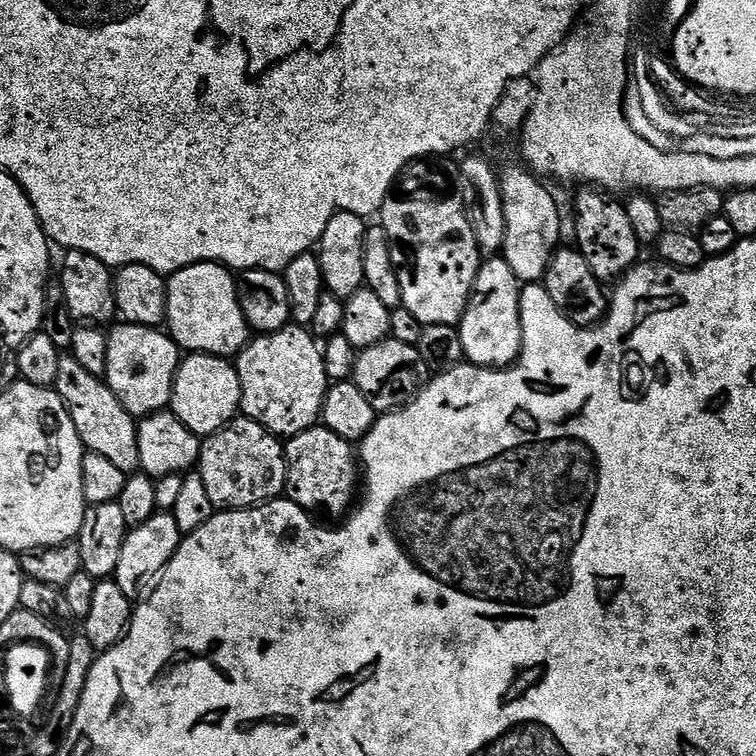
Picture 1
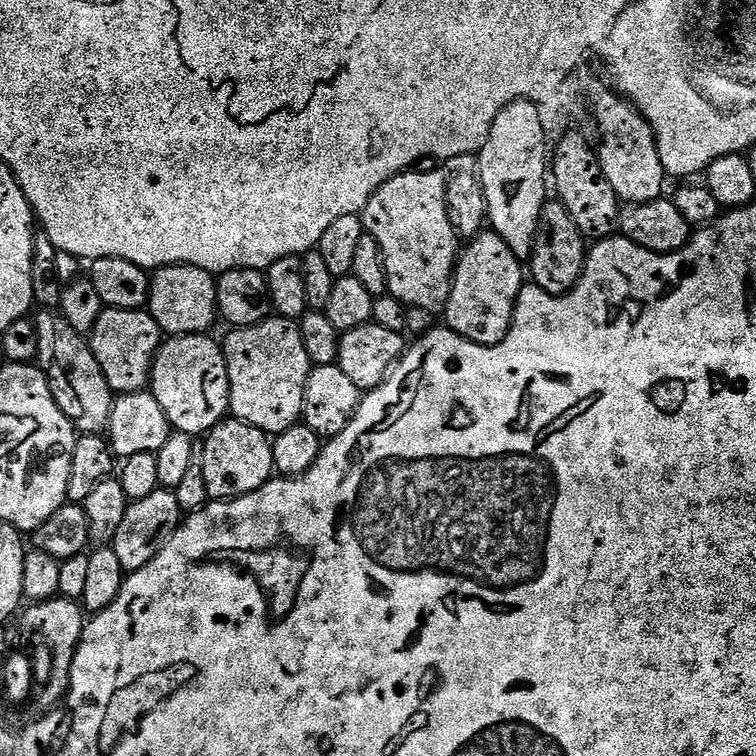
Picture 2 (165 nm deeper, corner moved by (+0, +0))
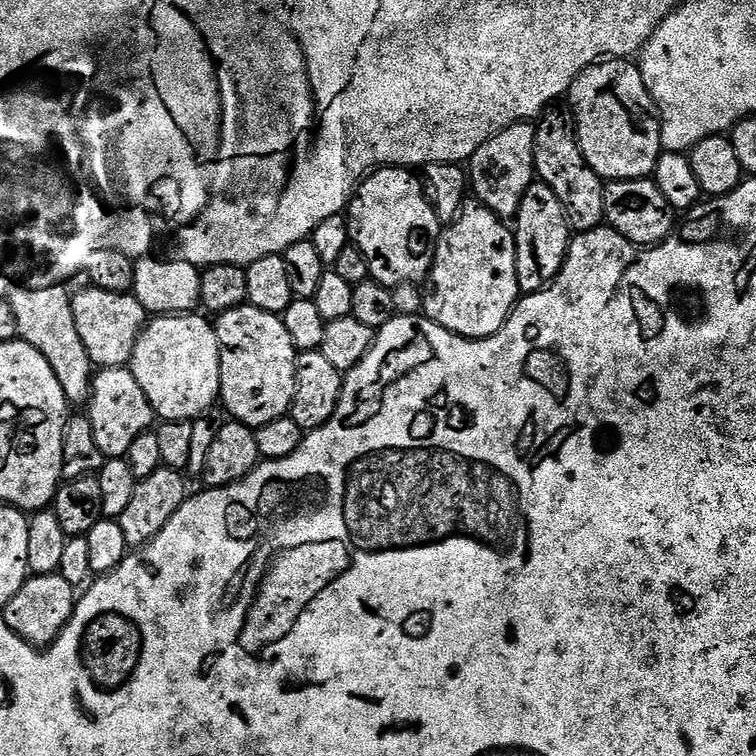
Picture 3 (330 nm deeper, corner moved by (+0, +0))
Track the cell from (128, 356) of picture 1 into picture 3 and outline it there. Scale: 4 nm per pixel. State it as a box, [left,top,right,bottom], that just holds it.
[72,286,150,369]

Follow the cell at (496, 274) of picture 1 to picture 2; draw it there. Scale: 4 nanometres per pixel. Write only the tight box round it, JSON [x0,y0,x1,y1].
[446,230,526,344]

